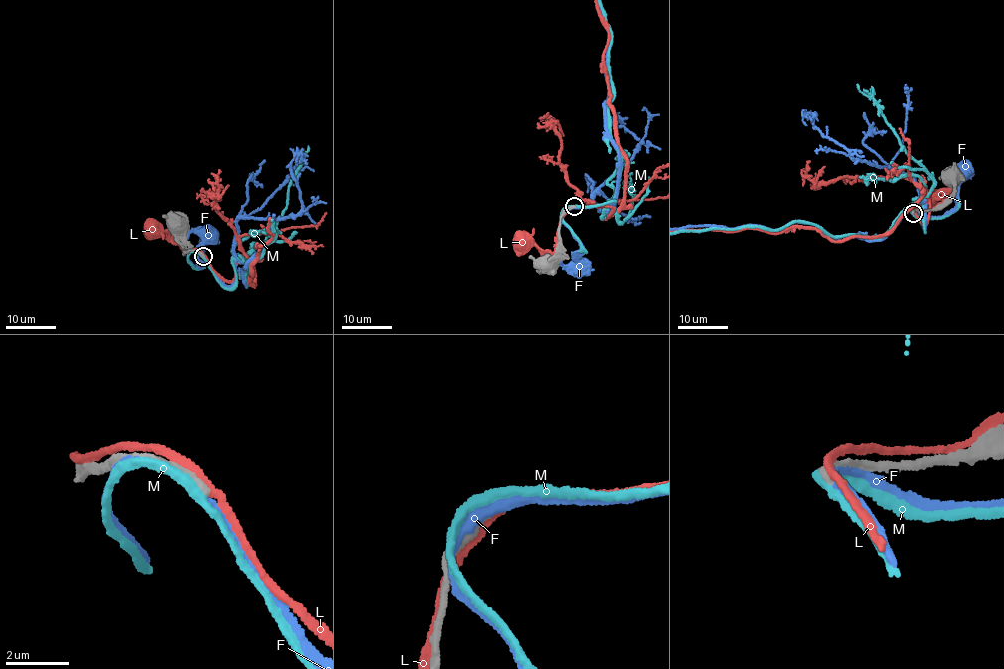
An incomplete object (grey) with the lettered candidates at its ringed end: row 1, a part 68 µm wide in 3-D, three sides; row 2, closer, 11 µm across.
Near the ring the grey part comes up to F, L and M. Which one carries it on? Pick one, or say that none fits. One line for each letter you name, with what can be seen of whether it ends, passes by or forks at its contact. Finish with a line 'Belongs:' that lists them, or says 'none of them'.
Belongs: none of them

